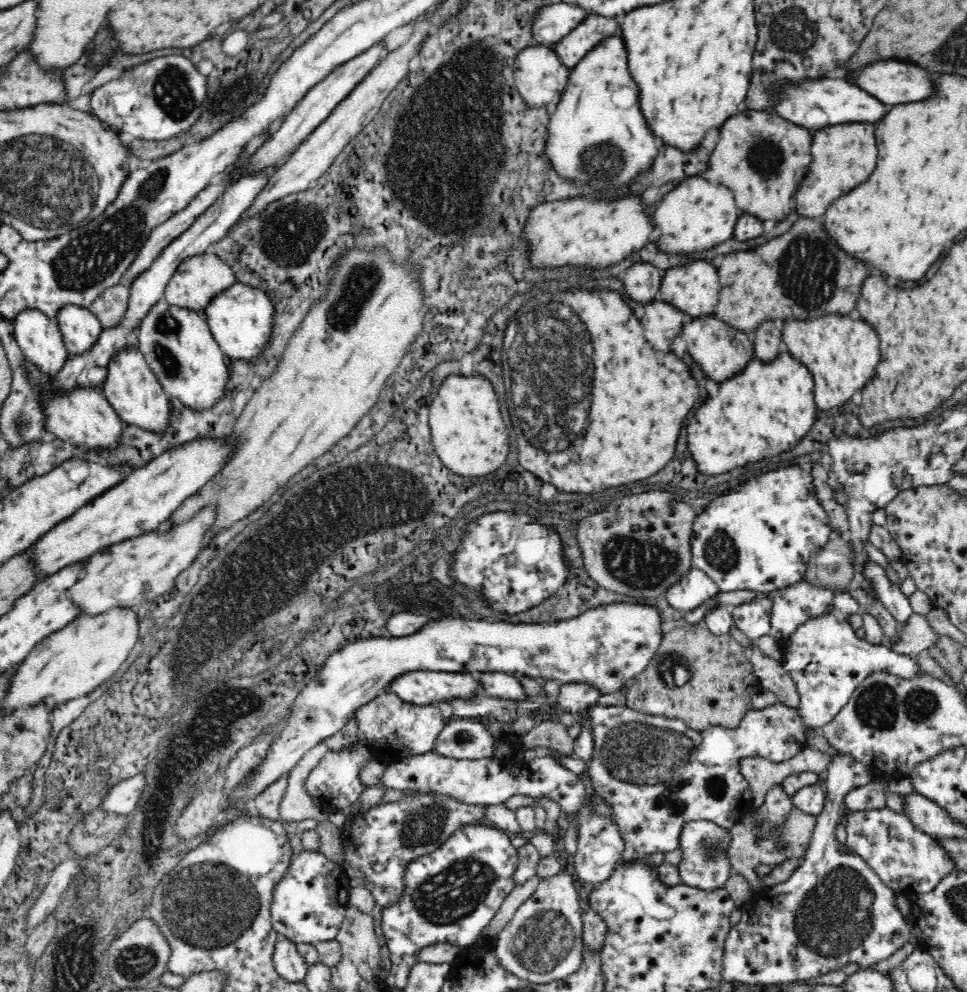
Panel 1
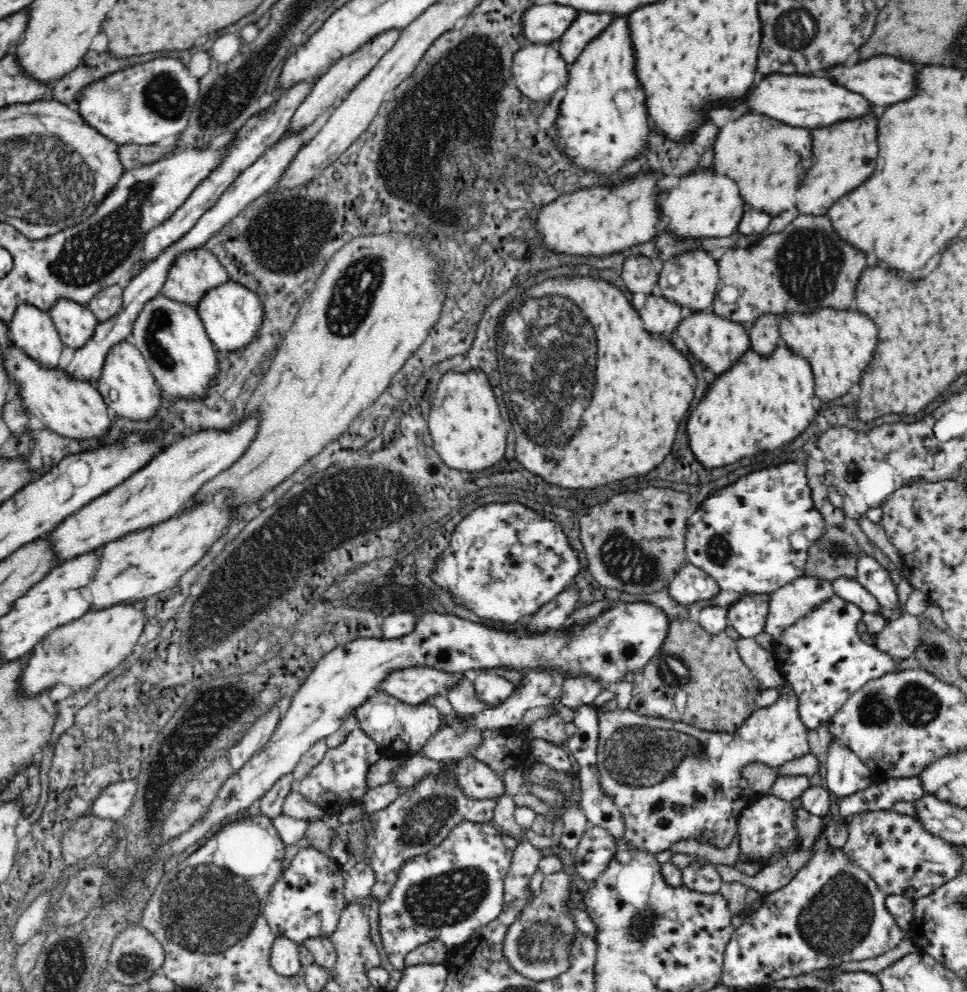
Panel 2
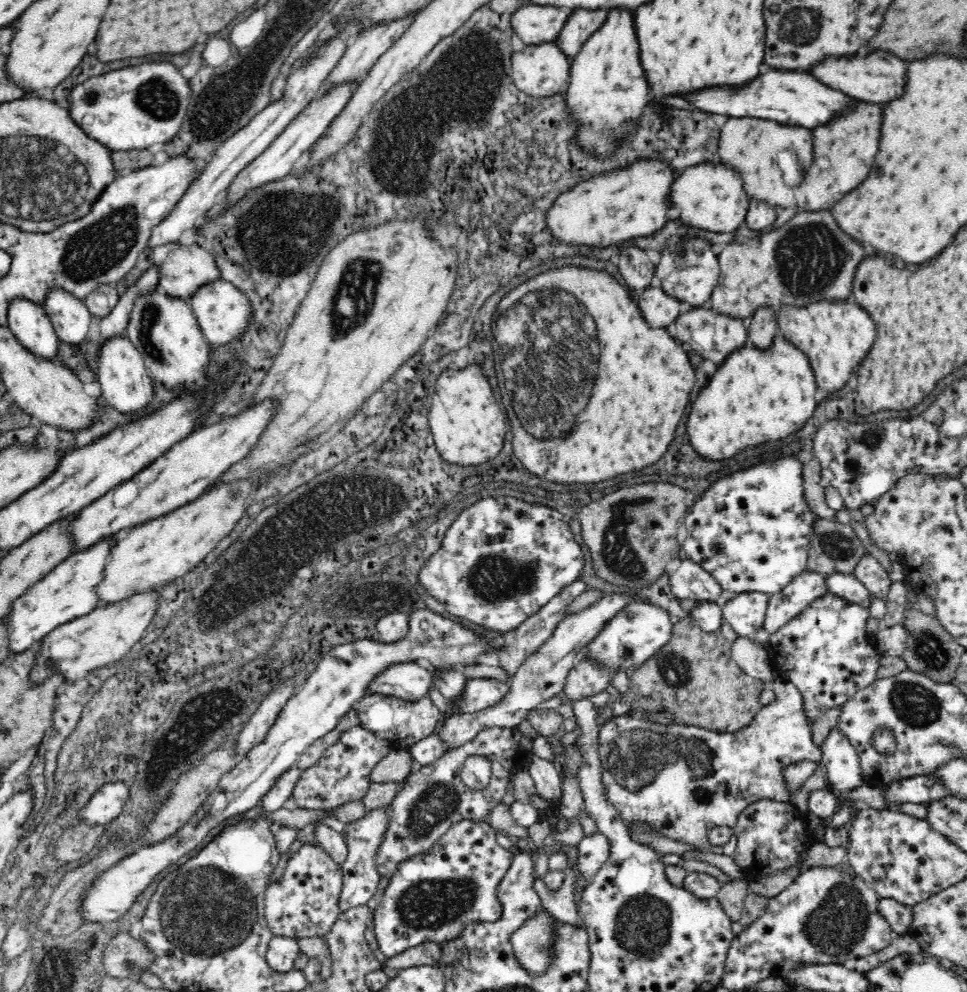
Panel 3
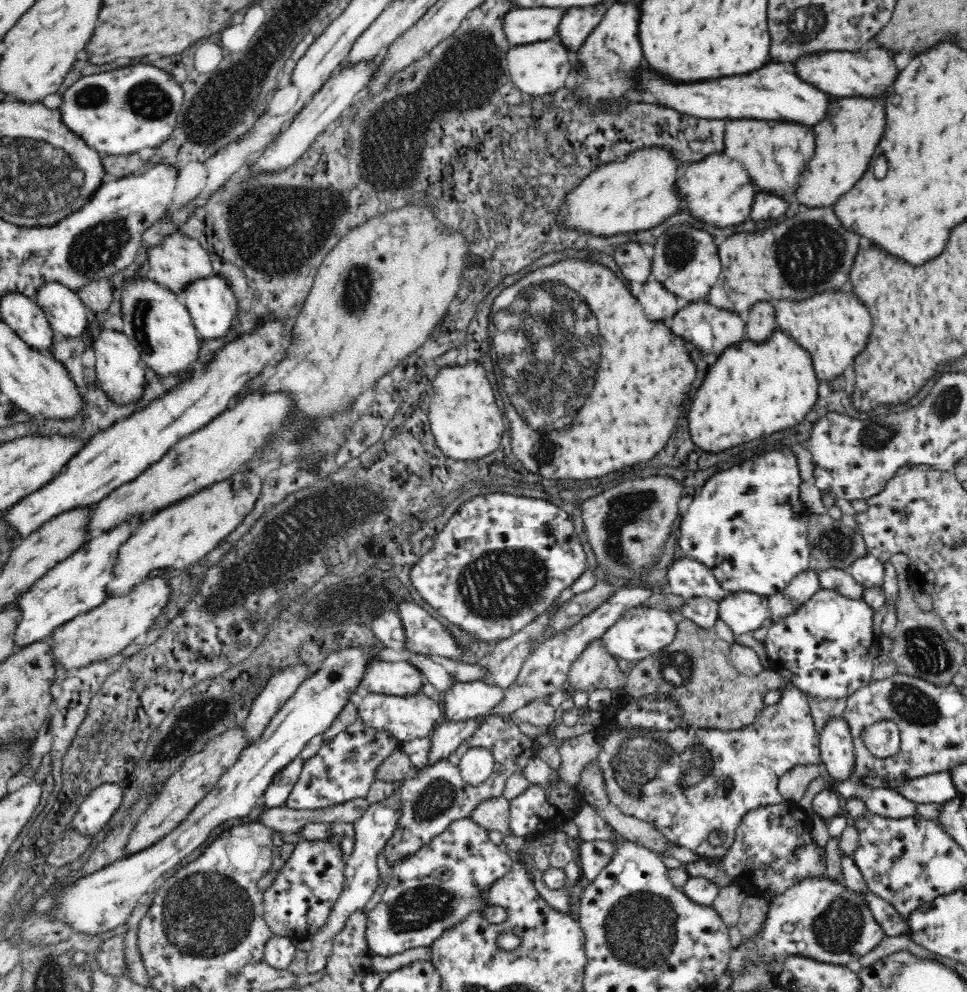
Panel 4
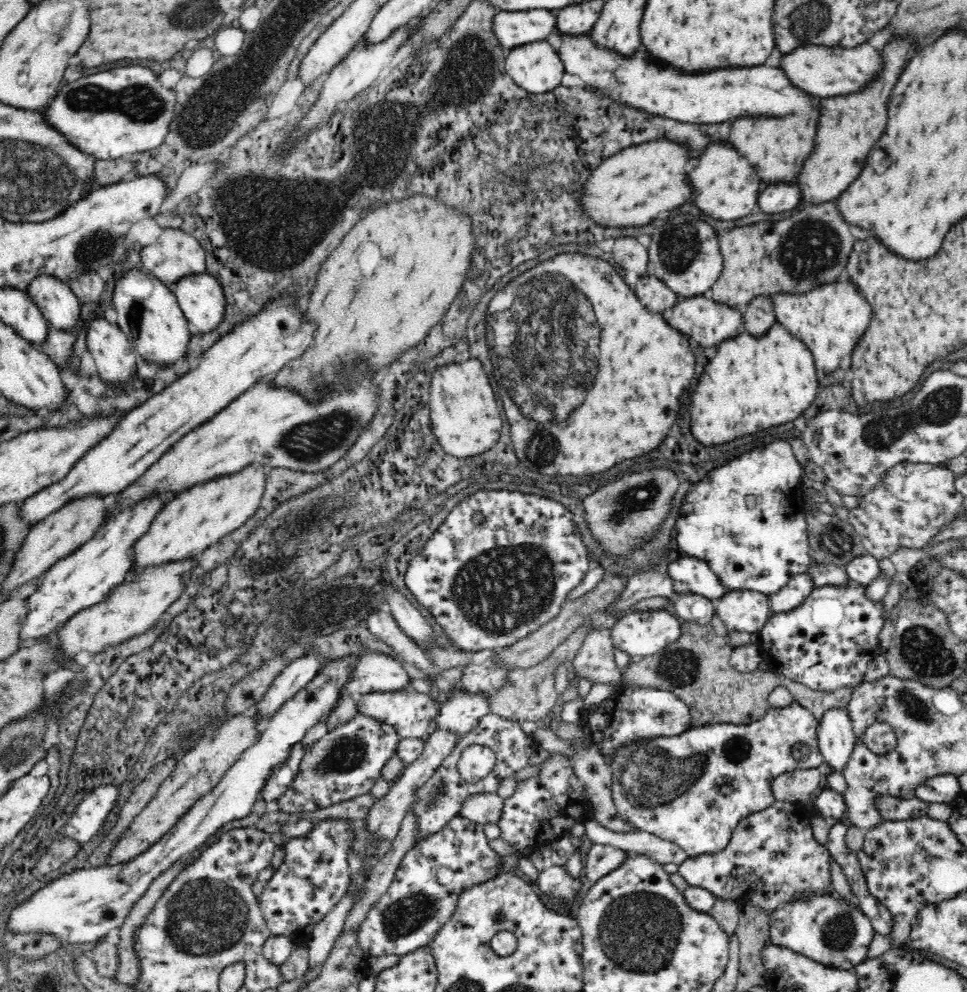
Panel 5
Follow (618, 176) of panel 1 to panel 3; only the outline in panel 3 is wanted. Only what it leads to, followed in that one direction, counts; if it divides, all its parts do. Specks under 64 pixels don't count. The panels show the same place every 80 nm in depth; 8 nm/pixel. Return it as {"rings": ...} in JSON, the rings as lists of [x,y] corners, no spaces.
{"rings":[[[610,10],[608,18],[570,60],[570,85],[566,102],[576,118],[578,140],[584,151],[594,151],[598,157],[615,152],[615,141],[622,141],[633,129],[646,106],[646,78],[640,66],[634,12]]]}

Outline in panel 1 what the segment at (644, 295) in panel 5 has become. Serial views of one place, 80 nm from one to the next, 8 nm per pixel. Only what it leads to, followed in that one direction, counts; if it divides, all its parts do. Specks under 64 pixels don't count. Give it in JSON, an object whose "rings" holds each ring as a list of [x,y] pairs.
{"rings":[[[654,302],[646,304],[646,312],[640,317],[644,324],[644,336],[648,338],[648,344],[652,344],[656,350],[668,350],[672,348],[672,340],[680,334],[680,328],[684,324],[684,313],[672,306],[670,302]]]}

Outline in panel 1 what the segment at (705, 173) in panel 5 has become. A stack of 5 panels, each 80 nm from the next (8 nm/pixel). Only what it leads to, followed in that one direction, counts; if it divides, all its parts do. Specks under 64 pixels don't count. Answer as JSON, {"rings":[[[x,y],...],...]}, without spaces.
{"rings":[[[692,176],[664,196],[660,206],[654,210],[652,220],[654,226],[658,226],[662,232],[657,243],[664,252],[690,254],[692,250],[702,252],[732,238],[740,214],[742,212],[736,208],[736,200],[728,188],[714,186],[700,176]]]}

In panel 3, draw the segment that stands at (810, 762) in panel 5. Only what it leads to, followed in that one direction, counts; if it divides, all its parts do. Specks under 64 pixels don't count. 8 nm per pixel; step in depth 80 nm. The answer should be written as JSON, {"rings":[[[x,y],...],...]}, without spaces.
{"rings":[[[775,680],[770,684],[770,689],[775,693],[776,699],[770,704],[763,705],[758,714],[753,718],[750,724],[742,727],[740,730],[727,732],[727,731],[714,731],[698,726],[688,726],[682,724],[682,722],[675,722],[674,724],[664,726],[648,719],[642,719],[640,717],[632,717],[632,715],[613,716],[609,721],[605,722],[602,728],[599,729],[599,747],[598,754],[601,761],[603,776],[602,784],[604,785],[604,794],[606,798],[614,807],[616,811],[623,818],[623,820],[629,820],[629,822],[645,822],[652,826],[657,832],[674,839],[678,842],[690,845],[698,851],[706,851],[709,853],[731,856],[736,848],[737,840],[733,834],[731,838],[722,846],[714,846],[708,840],[708,832],[716,826],[728,826],[728,828],[734,829],[740,814],[748,806],[753,805],[756,801],[764,799],[770,799],[774,802],[786,802],[789,801],[788,791],[784,787],[784,775],[783,770],[796,764],[798,762],[816,762],[821,761],[821,748],[814,742],[812,738],[813,723],[812,720],[806,716],[804,710],[804,699],[798,688],[794,684],[783,680]]]}

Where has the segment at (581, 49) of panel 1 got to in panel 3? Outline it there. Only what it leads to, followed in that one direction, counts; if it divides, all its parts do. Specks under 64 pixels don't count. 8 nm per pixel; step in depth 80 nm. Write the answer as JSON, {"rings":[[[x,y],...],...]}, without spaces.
{"rings":[[[578,9],[567,18],[555,40],[569,60],[578,54],[584,42],[604,24],[606,16],[608,16],[606,10]]]}

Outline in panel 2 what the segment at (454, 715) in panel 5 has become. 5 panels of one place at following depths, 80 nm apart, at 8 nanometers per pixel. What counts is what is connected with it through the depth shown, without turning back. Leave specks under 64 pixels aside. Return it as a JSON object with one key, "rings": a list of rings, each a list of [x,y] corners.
{"rings":[[[495,671],[482,672],[475,679],[474,691],[481,704],[498,706],[515,690],[512,682],[496,675]]]}

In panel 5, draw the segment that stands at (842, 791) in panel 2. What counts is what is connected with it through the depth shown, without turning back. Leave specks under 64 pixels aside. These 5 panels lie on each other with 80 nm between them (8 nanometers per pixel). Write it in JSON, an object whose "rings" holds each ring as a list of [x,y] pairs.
{"rings":[[[846,706],[830,708],[822,714],[818,720],[816,738],[824,761],[834,771],[844,770],[856,744],[852,717]]]}

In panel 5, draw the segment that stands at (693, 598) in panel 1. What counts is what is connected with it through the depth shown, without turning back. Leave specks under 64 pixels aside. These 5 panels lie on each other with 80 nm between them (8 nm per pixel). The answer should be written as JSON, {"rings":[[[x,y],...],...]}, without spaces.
{"rings":[[[679,556],[667,566],[667,573],[673,580],[675,592],[692,592],[702,595],[711,601],[716,601],[728,591],[721,583],[718,575],[708,566],[708,563],[696,557]]]}

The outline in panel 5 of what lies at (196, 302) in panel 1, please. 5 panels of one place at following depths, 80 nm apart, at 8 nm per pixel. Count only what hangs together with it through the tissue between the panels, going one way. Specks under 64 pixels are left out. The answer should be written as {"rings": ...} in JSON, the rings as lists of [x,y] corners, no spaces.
{"rings":[[[162,227],[162,233],[156,241],[150,245],[142,246],[139,255],[144,266],[143,270],[170,286],[180,278],[203,274],[206,271],[202,245],[191,234],[178,228]]]}

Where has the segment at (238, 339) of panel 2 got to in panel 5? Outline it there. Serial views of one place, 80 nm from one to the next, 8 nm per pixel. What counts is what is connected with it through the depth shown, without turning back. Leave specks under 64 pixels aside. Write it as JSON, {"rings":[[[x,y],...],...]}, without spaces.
{"rings":[[[206,273],[194,274],[174,282],[171,290],[194,331],[208,332],[222,322],[226,297],[218,279]]]}

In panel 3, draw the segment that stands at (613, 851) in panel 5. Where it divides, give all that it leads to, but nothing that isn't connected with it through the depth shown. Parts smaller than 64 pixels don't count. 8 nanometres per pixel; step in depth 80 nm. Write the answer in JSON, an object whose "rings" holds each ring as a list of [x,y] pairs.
{"rings":[[[602,834],[583,837],[577,844],[578,870],[588,880],[592,880],[603,867],[611,853],[611,842]]]}

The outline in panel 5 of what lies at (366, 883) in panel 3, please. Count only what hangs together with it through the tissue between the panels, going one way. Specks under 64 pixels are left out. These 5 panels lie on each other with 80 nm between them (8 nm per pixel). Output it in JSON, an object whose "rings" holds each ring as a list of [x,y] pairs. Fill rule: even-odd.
{"rings":[[[442,729],[434,730],[434,732],[424,739],[425,745],[422,752],[420,752],[420,757],[415,762],[408,765],[402,772],[402,775],[392,781],[388,794],[377,799],[372,805],[370,812],[365,817],[368,830],[377,840],[383,841],[395,838],[401,827],[401,822],[404,816],[406,816],[406,812],[408,812],[415,801],[416,791],[425,782],[428,782],[428,779],[441,768],[443,761],[449,756],[450,752],[452,752],[452,748],[456,746],[458,739],[456,733]],[[358,893],[344,895],[338,906],[316,923],[309,940],[309,966],[321,967],[324,964],[324,960],[332,952],[336,939],[342,933],[344,918],[357,902],[358,896]]]}

